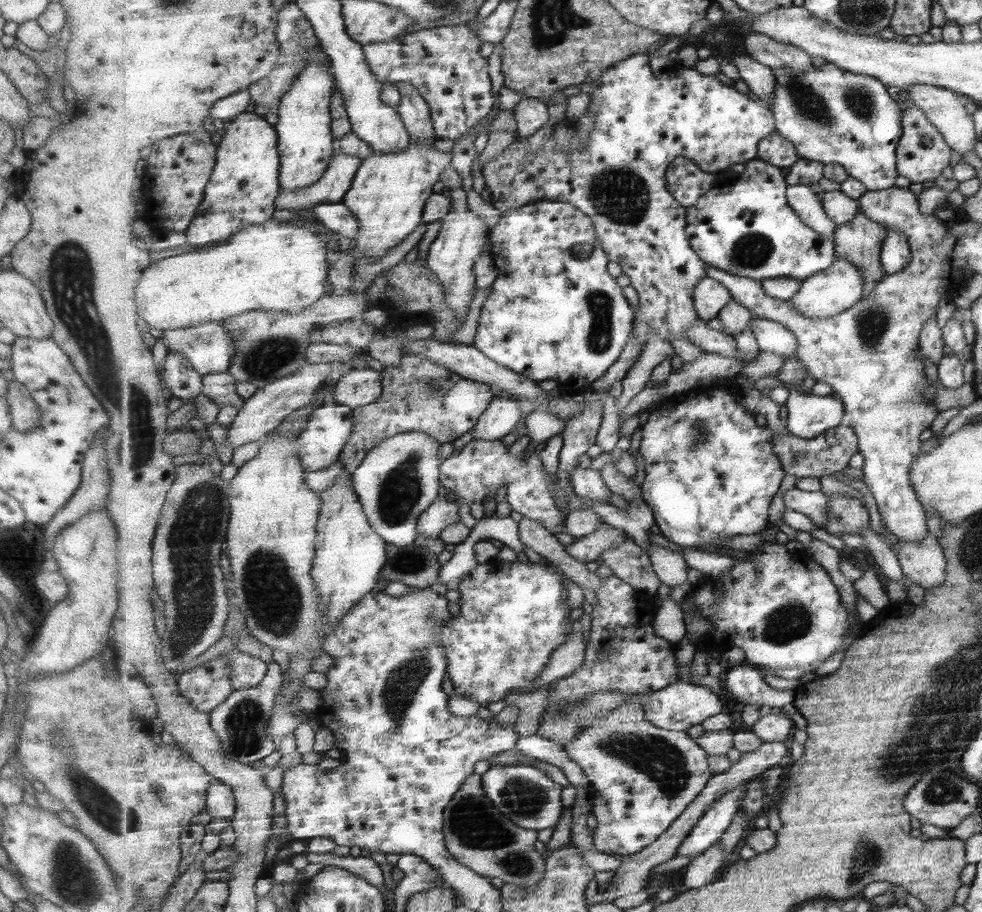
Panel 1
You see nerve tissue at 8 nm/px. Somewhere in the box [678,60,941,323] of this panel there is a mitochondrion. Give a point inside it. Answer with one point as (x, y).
(808, 105)

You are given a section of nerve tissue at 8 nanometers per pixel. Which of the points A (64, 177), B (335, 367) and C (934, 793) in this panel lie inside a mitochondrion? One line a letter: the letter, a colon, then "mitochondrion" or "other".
A: other
B: other
C: mitochondrion

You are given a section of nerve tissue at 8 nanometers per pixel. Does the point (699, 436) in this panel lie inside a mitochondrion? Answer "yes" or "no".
yes

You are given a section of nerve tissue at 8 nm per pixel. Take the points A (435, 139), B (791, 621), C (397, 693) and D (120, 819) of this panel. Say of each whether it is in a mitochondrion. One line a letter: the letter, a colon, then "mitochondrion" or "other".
A: other
B: mitochondrion
C: mitochondrion
D: mitochondrion

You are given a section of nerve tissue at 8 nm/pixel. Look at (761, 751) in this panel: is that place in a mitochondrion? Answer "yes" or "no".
no

